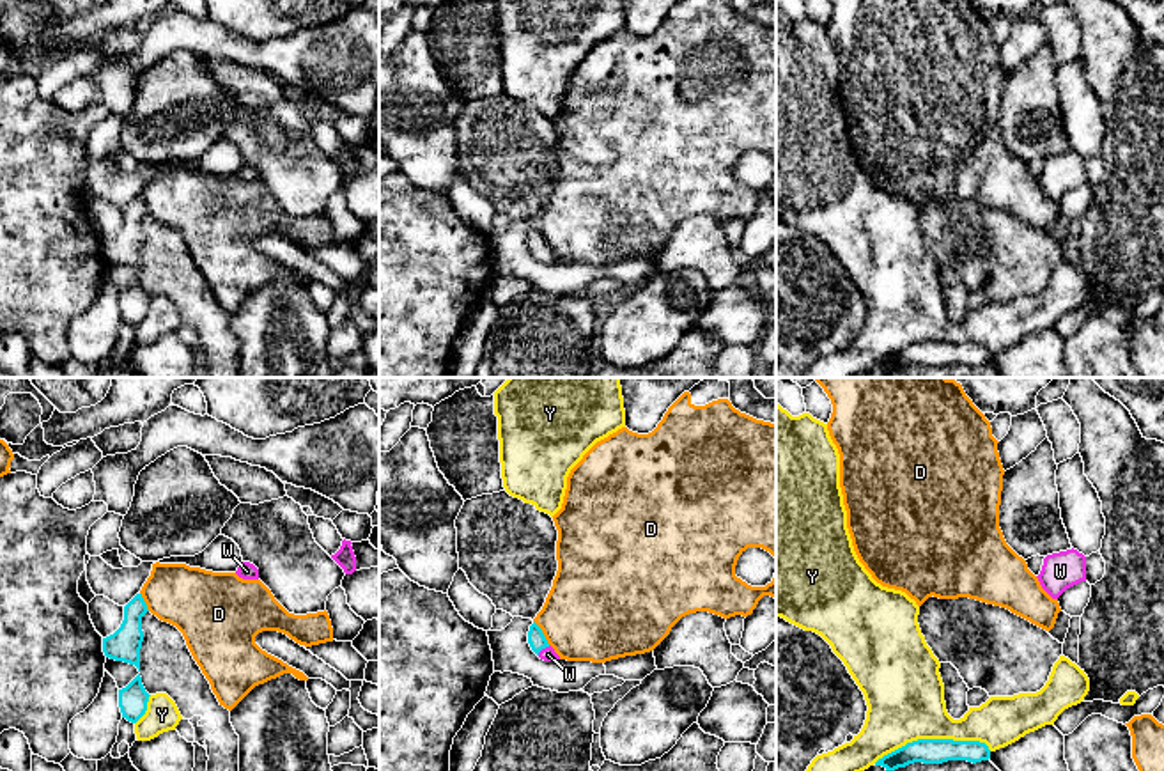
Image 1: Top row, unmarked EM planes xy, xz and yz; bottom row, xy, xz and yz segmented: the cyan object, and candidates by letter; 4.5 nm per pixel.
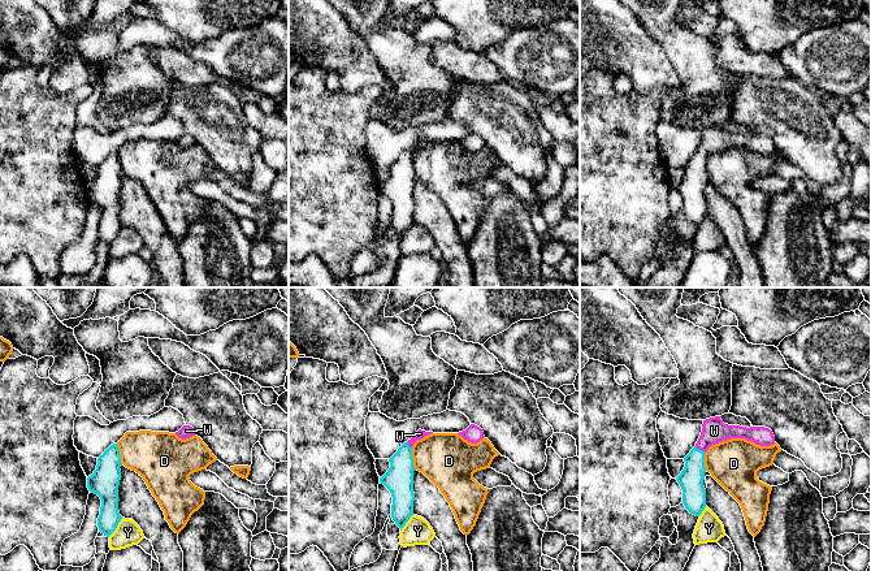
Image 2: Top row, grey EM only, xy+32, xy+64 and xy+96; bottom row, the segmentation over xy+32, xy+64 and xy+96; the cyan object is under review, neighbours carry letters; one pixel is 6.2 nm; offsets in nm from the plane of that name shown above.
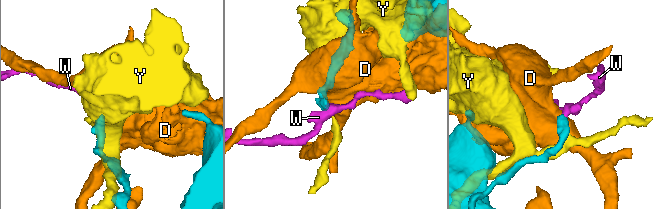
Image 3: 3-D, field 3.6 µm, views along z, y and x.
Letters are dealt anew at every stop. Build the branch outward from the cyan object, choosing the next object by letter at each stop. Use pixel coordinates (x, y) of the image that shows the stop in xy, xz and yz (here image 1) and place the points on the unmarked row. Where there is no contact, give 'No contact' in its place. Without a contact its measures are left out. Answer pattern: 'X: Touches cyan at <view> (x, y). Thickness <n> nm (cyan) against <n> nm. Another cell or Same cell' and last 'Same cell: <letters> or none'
D: Touches cyan at xz (543, 236). Thickness 80 nm (cyan) against 440 nm. Another cell
W: Touches cyan at xz (543, 250). Thickness 80 nm (cyan) against 60 nm. Same cell
Y: Touches cyan at yz (932, 342). Thickness 110 nm (cyan) against 360 nm. Another cell
Same cell: W

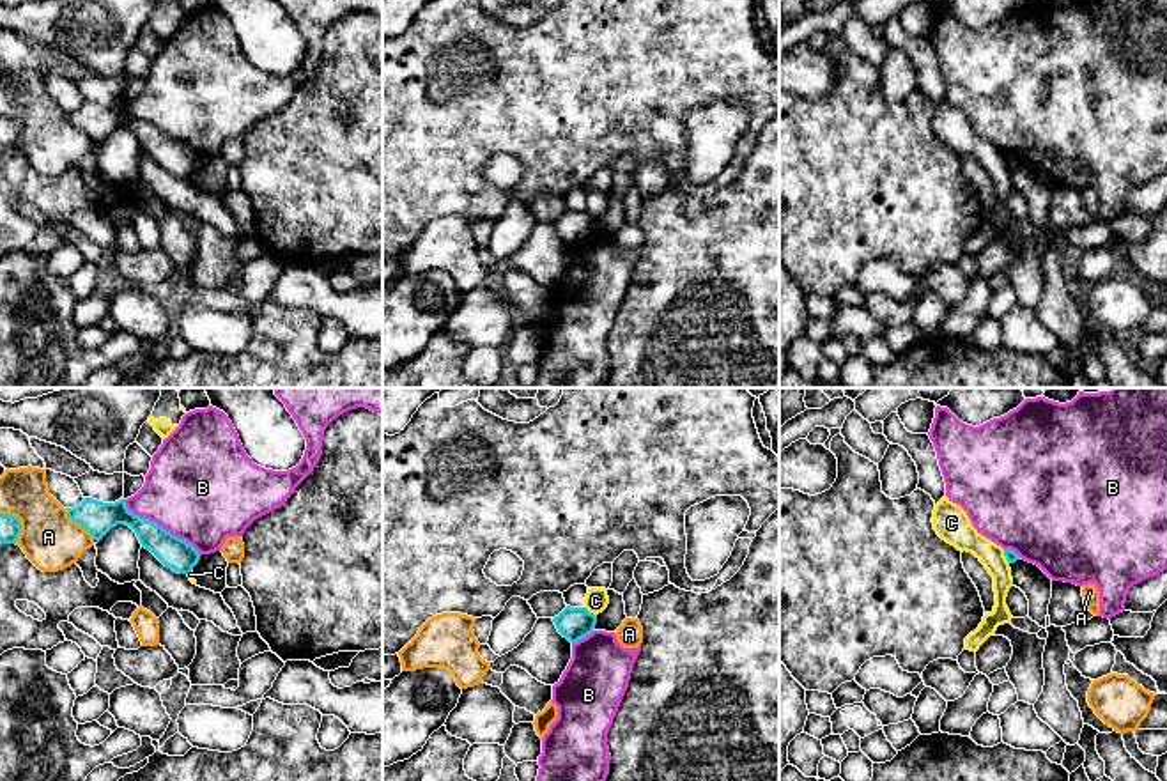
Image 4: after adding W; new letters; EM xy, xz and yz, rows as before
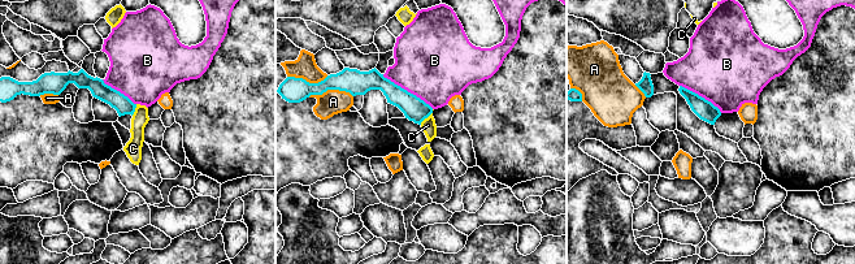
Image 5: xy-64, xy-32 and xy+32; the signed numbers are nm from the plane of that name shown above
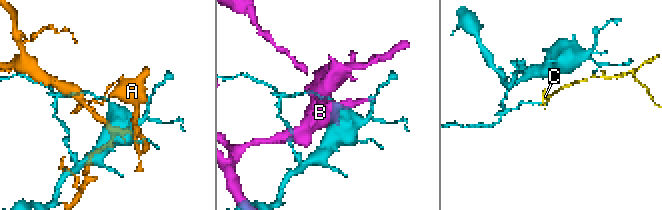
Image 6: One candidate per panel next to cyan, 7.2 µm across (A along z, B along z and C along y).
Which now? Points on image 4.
A: Touches cyan at xy (20, 126). Thickness 100 nm (cyan) against 260 nm. Another cell
B: Touches cyan at xy (160, 130). Thickness 140 nm (cyan) against 480 nm. Another cell
C: Touches cyan at xz (588, 215). Thickness 150 nm (cyan) against 110 nm. Another cell
Same cell: none

